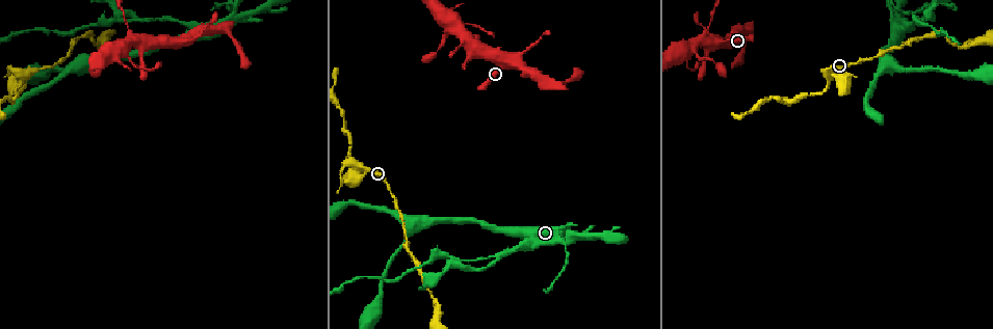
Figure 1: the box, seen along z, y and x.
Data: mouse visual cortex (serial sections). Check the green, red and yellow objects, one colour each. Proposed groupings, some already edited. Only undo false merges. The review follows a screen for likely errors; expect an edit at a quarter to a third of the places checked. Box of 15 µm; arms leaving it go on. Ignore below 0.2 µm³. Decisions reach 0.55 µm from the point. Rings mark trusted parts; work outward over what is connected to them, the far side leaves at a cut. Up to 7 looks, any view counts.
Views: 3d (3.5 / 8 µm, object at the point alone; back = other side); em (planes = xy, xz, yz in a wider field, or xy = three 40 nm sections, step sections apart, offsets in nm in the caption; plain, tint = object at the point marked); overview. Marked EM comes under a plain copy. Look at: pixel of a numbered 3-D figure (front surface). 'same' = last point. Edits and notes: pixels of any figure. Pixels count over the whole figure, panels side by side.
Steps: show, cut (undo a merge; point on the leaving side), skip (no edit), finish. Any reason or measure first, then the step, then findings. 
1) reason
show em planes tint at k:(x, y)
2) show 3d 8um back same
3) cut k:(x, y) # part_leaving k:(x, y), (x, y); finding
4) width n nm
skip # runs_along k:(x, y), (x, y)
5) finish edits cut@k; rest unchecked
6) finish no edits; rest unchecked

abrupt turn
show 3d 3.5um back at 1:(826, 90)

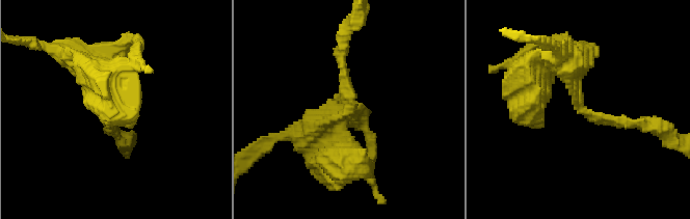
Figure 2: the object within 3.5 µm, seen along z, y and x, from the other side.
arm_widths 150, 300 nm
show em xy step 5 tint at 2:(585, 111)

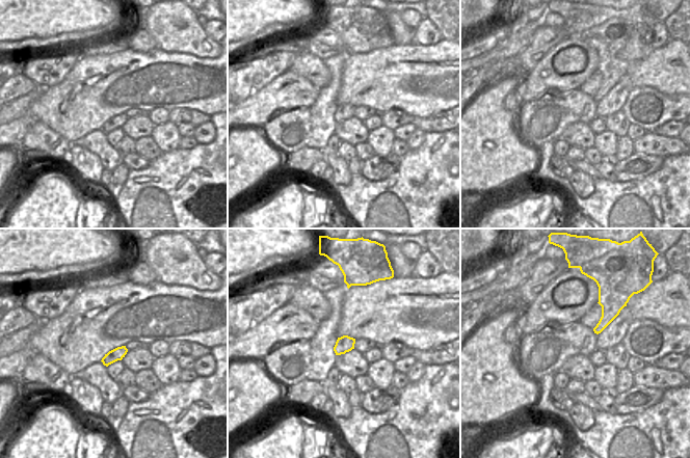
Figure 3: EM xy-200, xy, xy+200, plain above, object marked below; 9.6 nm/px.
width 160 nm
skip # runs_along 2:(568, 60), (582, 111), (652, 127); one cell here

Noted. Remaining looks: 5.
three arms meet
show 3d 3.5um at 1:(455, 265)

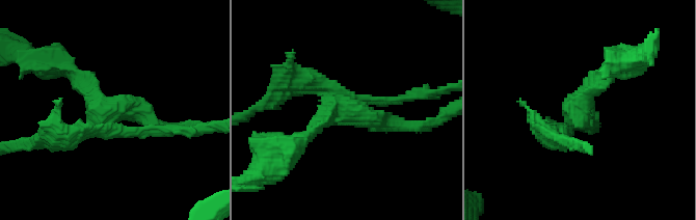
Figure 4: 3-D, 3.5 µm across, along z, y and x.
arms 3; arm_widths 200, 200, 250 nm; need the tissue
show em xy step 1 tint at 4:(574, 109)

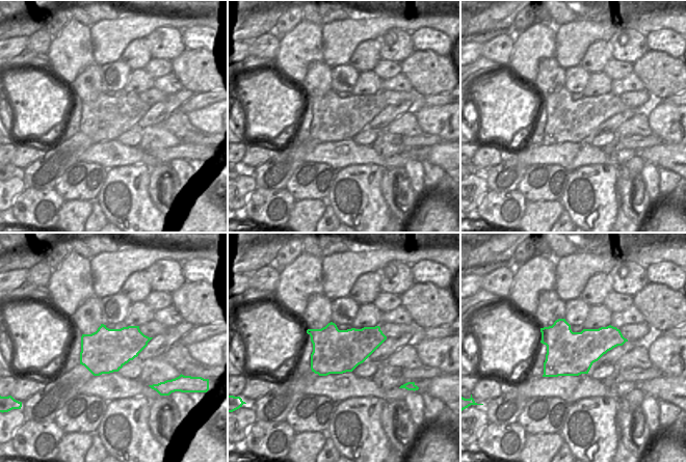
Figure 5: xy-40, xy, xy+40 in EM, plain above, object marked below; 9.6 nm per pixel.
skip # continuous, no second cell

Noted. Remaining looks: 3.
calibre changes
show 3d 3.5um at 1:(894, 15)

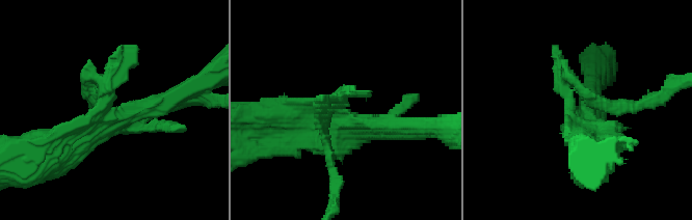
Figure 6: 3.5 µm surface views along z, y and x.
skip # runs_along 6:(59, 152), (135, 65); all the same cell

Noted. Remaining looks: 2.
finish no edits; rest unchecked

